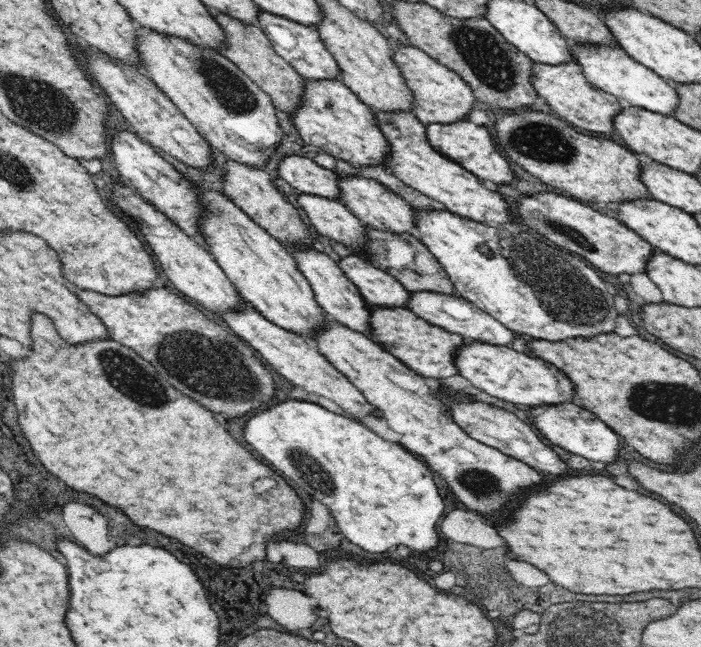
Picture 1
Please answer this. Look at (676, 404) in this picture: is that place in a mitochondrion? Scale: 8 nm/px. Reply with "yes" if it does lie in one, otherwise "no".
yes

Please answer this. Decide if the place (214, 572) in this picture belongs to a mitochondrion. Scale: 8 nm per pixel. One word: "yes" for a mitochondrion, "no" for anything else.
no

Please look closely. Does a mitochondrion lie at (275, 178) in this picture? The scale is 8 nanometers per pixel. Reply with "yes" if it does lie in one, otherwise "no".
no

